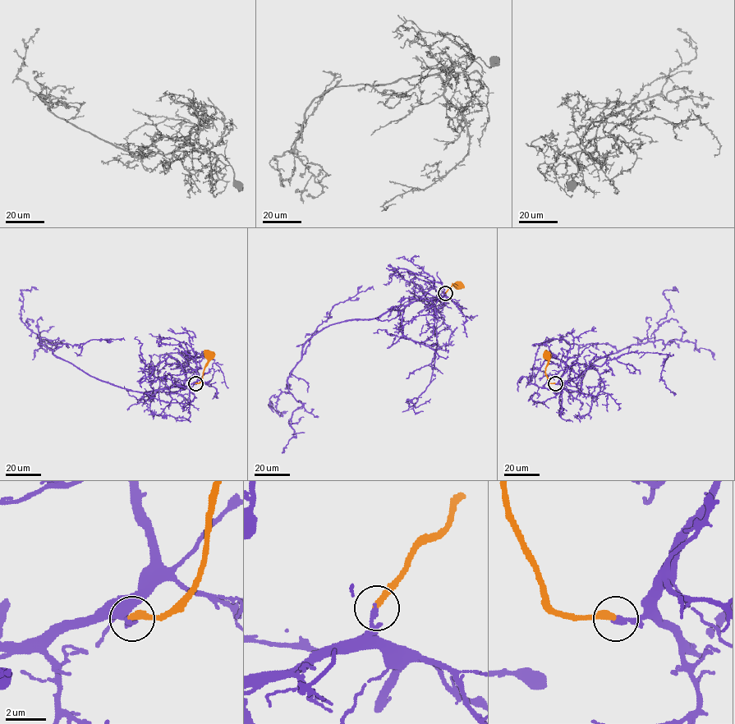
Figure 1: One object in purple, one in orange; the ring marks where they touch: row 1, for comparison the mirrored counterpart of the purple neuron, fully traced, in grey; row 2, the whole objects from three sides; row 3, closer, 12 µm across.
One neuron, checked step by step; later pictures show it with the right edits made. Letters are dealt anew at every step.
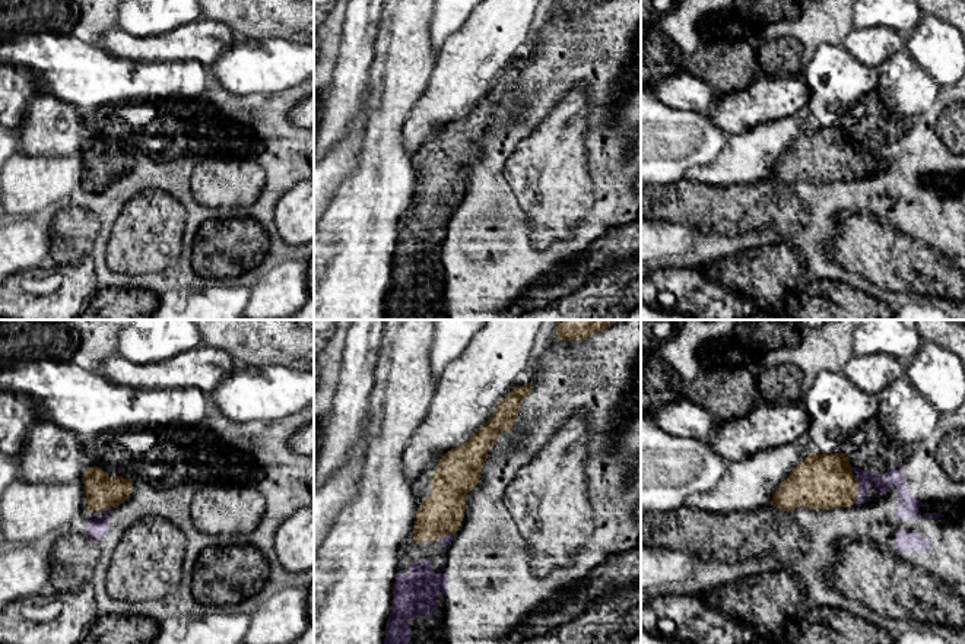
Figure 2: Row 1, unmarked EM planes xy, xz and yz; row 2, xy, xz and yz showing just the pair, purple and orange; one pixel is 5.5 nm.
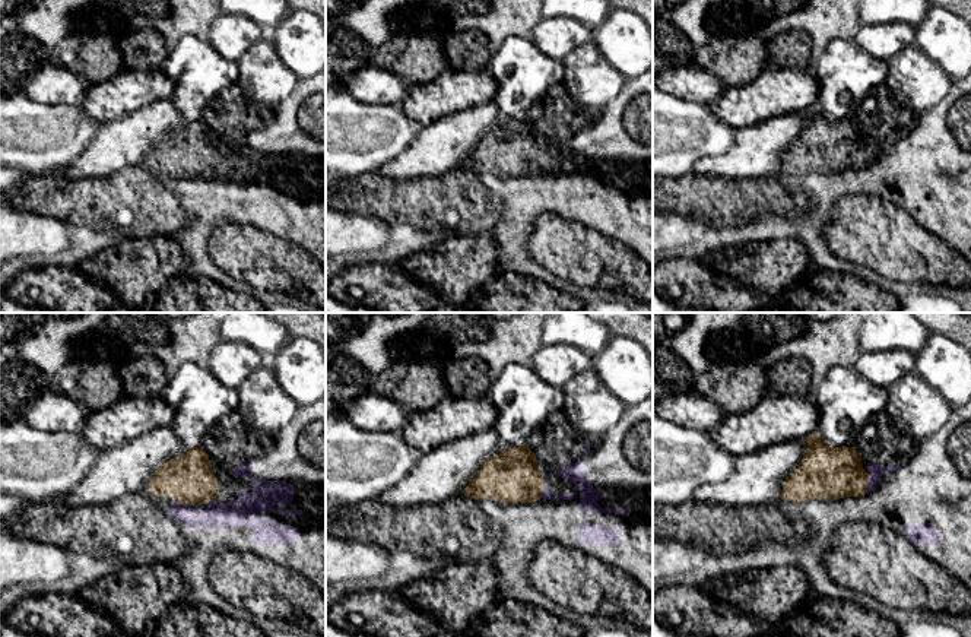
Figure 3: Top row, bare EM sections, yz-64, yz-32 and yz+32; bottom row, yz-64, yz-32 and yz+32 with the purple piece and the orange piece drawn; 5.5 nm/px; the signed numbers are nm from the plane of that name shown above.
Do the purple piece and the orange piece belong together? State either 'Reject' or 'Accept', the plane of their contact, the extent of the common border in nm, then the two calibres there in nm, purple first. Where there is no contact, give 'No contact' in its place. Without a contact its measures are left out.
Accept. Touches purple in yz. Shared border 150 nm. Thickness 100 nm (purple) against 300 nm

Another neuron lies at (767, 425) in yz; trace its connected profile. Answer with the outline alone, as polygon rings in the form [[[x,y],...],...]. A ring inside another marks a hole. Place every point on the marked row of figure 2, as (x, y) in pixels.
[[[759,400],[747,415],[721,421],[707,441],[728,461],[739,461],[762,450],[806,440],[810,418],[801,405]]]

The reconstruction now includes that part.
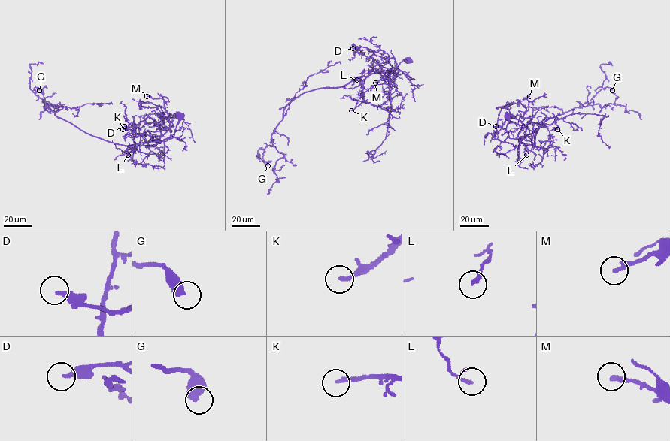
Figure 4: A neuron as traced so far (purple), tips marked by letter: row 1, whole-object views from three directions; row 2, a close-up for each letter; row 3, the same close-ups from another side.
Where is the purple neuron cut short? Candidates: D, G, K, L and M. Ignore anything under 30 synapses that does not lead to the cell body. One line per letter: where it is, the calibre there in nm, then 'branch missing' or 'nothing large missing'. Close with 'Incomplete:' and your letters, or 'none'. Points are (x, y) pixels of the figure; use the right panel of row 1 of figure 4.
D: at (495, 126); 280 nm thick; nothing large missing
G: at (612, 90); 500 nm thick; nothing large missing
K: at (557, 129); 180 nm thick; branch missing
L: at (526, 155); 110 nm thick; nothing large missing
M: at (529, 96); 280 nm thick; branch missing
Incomplete: K, M

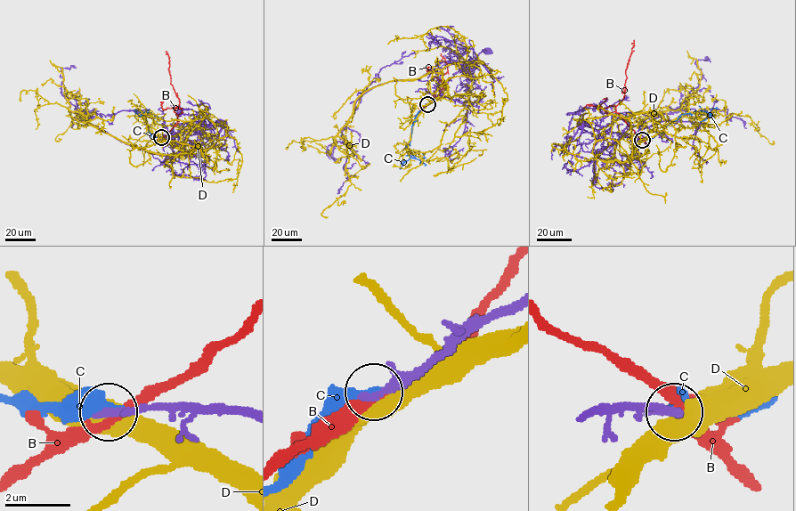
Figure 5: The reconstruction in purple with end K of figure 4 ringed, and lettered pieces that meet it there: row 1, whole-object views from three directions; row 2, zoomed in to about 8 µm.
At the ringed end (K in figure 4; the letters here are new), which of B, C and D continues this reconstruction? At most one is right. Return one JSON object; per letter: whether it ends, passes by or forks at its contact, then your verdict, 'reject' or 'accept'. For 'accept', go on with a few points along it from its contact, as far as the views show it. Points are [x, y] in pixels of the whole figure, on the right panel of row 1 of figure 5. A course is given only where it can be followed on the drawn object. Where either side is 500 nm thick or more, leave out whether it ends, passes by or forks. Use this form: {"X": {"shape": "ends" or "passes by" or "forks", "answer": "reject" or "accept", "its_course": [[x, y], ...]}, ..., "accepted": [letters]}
{"B": {"shape": "passes by", "answer": "reject"}, "C": {"shape": "ends", "answer": "accept", "its_course": [[642, 140], [660, 133], [681, 114], [703, 110], [710, 114], [700, 121]]}, "D": {"answer": "reject"}, "accepted": ["C"]}

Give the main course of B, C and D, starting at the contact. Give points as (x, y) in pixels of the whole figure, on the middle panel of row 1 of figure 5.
B: (427, 104), (442, 91), (439, 81), (442, 81), (445, 87), (436, 90), (434, 96), (431, 97)
C: (427, 104), (417, 115), (407, 149), (411, 157), (421, 162), (422, 154)
D: (427, 104), (447, 93), (438, 69), (356, 100), (337, 134), (348, 144), (351, 184), (321, 214), (328, 217)

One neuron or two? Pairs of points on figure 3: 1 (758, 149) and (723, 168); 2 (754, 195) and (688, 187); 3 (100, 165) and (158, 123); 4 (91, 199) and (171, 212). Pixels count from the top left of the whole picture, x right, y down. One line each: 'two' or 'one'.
1: one
2: one
3: one
4: one

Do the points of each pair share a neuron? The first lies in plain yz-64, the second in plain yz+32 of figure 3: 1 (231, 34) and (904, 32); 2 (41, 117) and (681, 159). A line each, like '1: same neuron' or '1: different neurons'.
1: same neuron
2: same neuron

